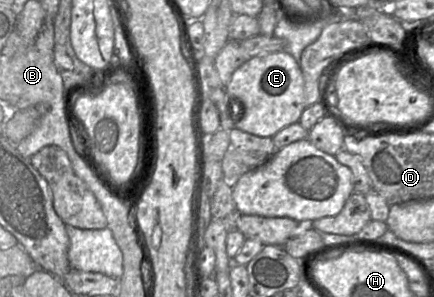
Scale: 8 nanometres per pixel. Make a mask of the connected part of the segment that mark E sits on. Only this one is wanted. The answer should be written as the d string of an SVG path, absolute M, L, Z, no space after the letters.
M287 51L252 57L235 70L225 88L229 97L236 97L242 102L242 109L237 110L236 116L241 115L244 109L244 117L235 124L235 128L256 136L272 138L284 127L299 122L300 116L305 109L303 74L299 64Z

